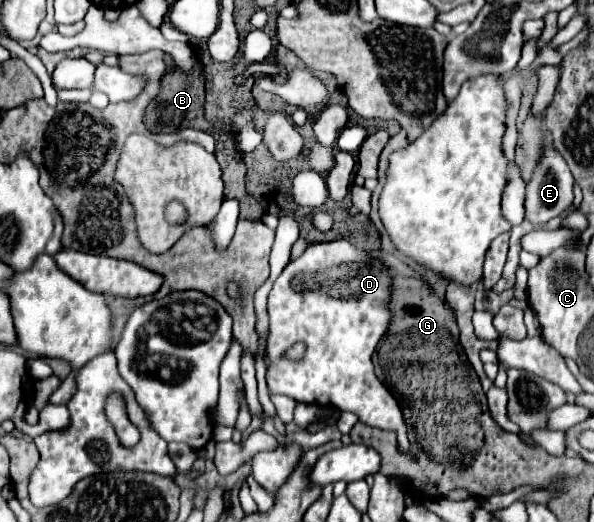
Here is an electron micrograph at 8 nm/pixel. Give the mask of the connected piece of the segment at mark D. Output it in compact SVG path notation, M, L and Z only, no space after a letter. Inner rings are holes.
M347 240L309 244L309 248L297 260L291 260L283 268L273 284L273 290L269 292L269 358L273 360L273 364L267 370L267 384L271 394L285 394L295 402L353 412L359 416L361 422L369 426L395 430L399 442L397 448L399 452L407 454L411 444L407 438L403 412L399 410L399 402L395 402L395 396L375 376L371 362L373 350L387 332L387 324L391 322L391 312L387 310L387 302L391 300L391 284L393 270L387 268L381 260L369 256L365 250L357 250ZM299 340L307 344L305 358L301 362L285 362L283 352Z

